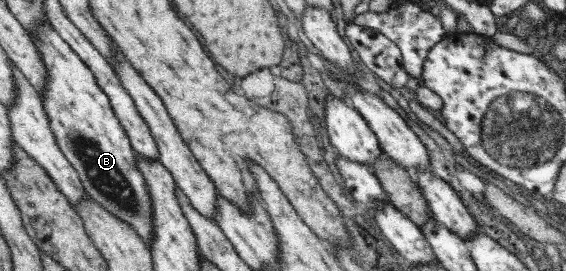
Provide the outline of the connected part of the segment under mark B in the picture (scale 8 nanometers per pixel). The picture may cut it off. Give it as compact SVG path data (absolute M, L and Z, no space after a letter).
M40 24L35 34L30 35L47 69L45 88L39 93L44 111L50 120L58 148L74 166L81 179L83 189L94 201L102 204L111 214L117 215L123 222L128 222L148 246L153 240L151 218L151 197L147 190L142 172L137 166L137 154L126 135L122 124L112 109L109 97L102 91L90 68L78 57L78 54L58 35L50 24Z

